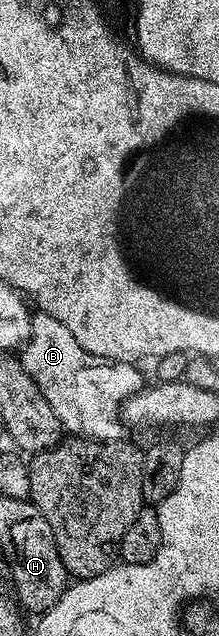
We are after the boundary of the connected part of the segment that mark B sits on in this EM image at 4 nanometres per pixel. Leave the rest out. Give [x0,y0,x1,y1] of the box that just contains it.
[21,311,144,440]

